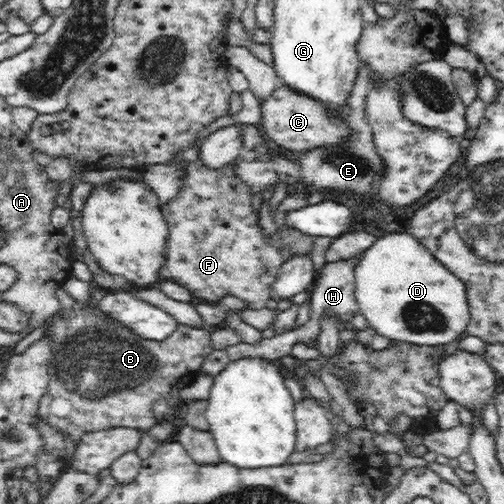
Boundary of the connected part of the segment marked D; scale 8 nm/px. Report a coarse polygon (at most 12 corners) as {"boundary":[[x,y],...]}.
{"boundary":[[411,234],[360,254],[355,301],[376,335],[462,338],[466,286]]}

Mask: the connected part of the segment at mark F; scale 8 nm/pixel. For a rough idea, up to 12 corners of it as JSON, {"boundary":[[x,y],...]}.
{"boundary":[[235,163],[178,165],[165,270],[196,302],[262,309],[315,237],[262,234]]}

